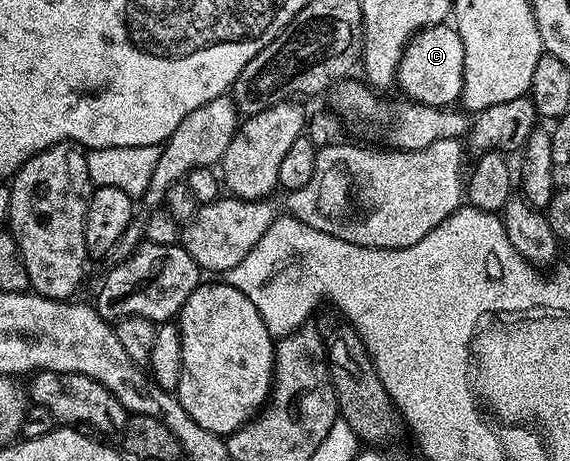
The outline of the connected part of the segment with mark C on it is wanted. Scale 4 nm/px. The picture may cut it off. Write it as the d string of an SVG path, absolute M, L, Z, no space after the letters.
M446 22L423 28L410 37L401 58L398 59L396 73L397 87L402 87L405 99L416 104L427 104L430 108L453 105L462 95L463 50L464 44L460 42L460 34Z

